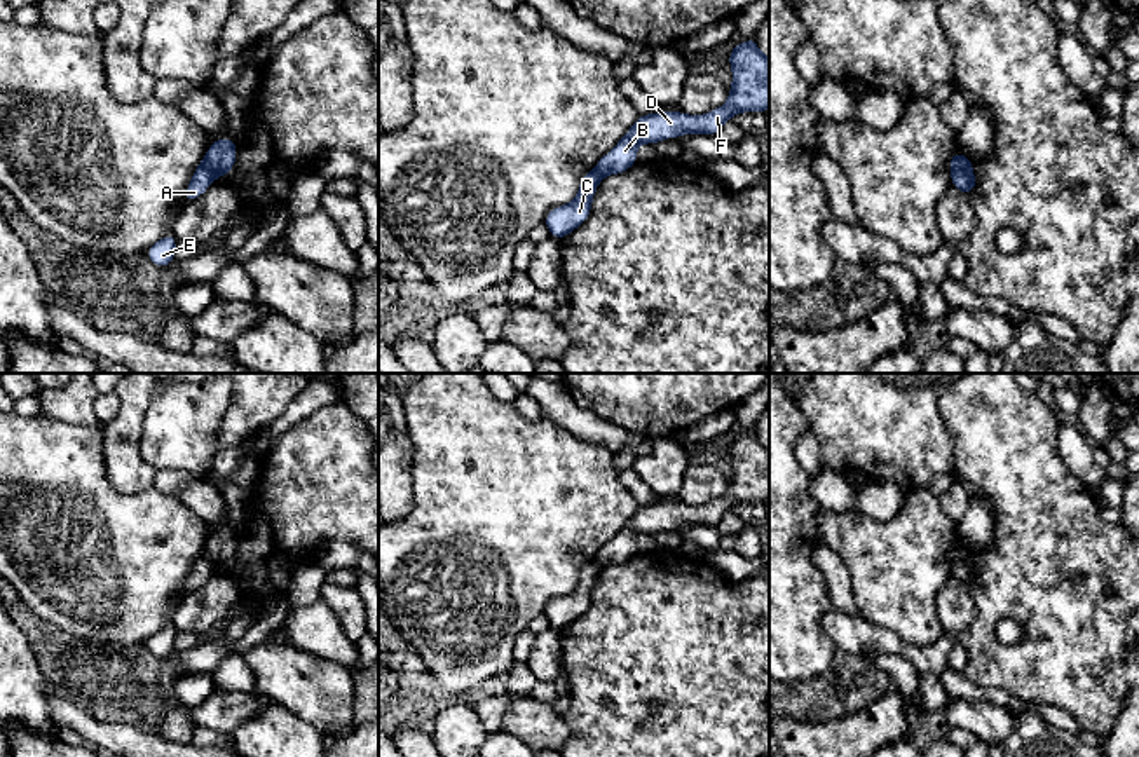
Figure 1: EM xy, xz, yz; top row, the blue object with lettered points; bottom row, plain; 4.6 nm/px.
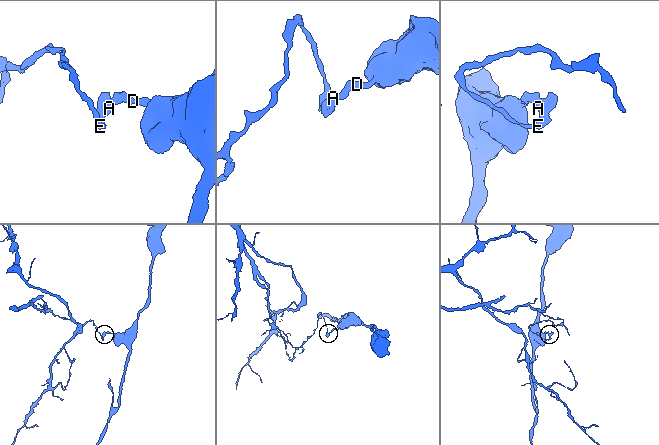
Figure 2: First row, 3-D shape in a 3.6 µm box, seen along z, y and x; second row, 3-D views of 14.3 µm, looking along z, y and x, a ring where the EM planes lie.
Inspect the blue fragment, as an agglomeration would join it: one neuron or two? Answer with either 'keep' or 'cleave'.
cleave

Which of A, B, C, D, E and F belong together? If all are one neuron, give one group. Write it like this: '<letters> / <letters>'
A C E / B D F

